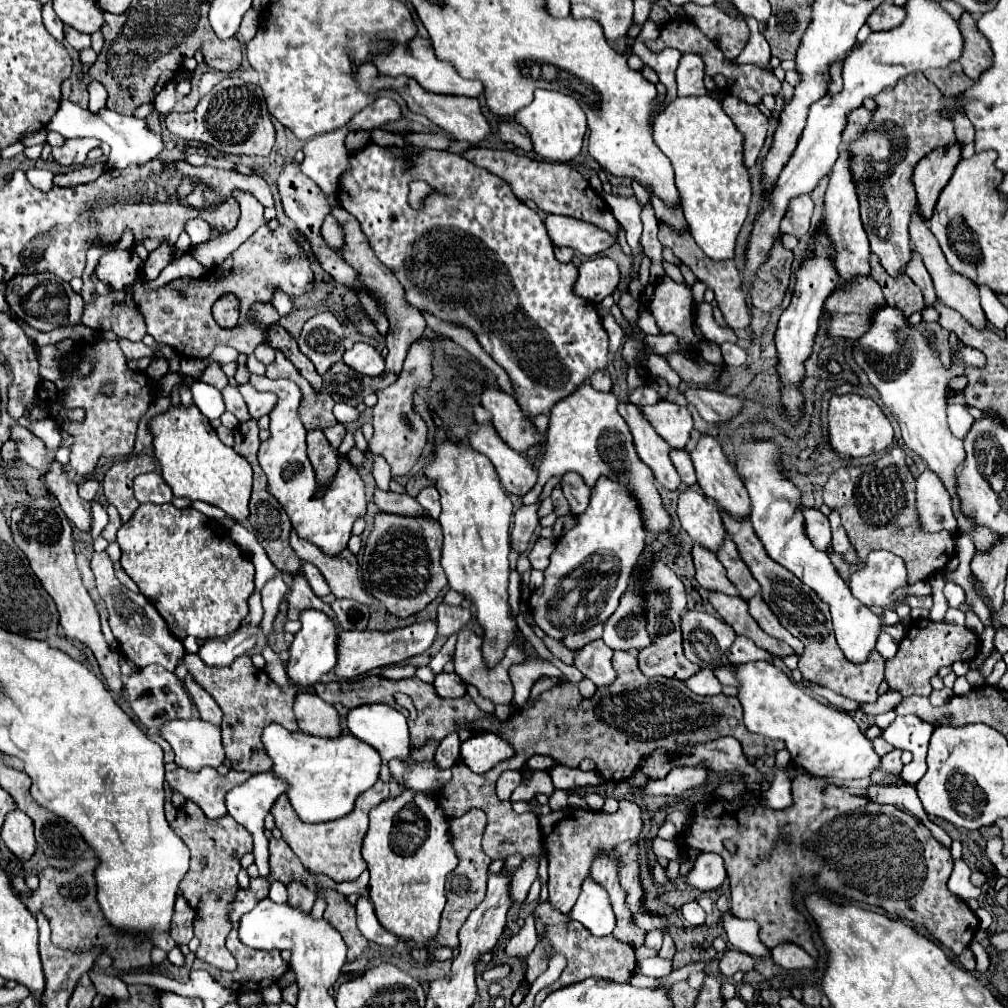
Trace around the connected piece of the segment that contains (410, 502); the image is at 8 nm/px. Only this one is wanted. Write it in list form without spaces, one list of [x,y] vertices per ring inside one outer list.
[[[375,487],[375,505],[381,511],[387,513],[399,513],[399,515],[417,515],[417,513],[425,513],[421,509],[421,505],[417,503],[417,499],[409,497],[407,493],[393,493],[393,491],[383,491],[379,487]]]

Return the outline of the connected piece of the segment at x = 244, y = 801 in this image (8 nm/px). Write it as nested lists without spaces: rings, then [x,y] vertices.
[[[255,773],[225,795],[227,813],[255,837],[253,853],[269,853],[263,819],[281,793],[285,793],[281,779],[273,777],[273,773]]]

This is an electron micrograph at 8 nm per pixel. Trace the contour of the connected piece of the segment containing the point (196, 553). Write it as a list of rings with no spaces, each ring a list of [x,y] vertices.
[[[145,503],[139,505],[133,517],[121,525],[121,529],[117,531],[117,543],[121,547],[121,565],[125,573],[155,605],[159,615],[167,621],[169,631],[179,641],[185,641],[189,635],[195,641],[229,637],[241,627],[241,621],[245,621],[249,613],[247,601],[253,593],[255,569],[253,563],[237,547],[237,543],[233,543],[227,529],[223,529],[217,521],[211,521],[209,517],[191,507],[177,509],[171,503]]]

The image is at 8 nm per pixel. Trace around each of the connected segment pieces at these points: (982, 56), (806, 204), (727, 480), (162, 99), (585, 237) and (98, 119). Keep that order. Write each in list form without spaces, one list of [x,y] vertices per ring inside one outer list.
[[[965,11],[957,19],[957,25],[959,25],[959,31],[965,39],[959,63],[961,63],[967,77],[977,79],[981,75],[981,71],[985,71],[991,65],[991,55],[993,53],[989,49],[989,43],[985,43],[985,37],[981,37],[981,33],[977,33],[975,19],[971,17],[971,13]]]
[[[801,195],[795,197],[789,203],[789,209],[781,221],[781,233],[793,235],[797,239],[803,239],[805,235],[809,235],[809,227],[811,227],[811,213],[813,213],[813,201],[809,195]]]
[[[699,435],[697,439],[689,439],[689,443],[685,445],[685,451],[691,457],[691,463],[693,463],[695,473],[697,473],[697,483],[701,485],[705,495],[711,497],[713,501],[717,501],[731,515],[747,517],[749,515],[749,495],[745,493],[745,487],[741,485],[741,479],[737,477],[733,465],[723,455],[717,439],[713,439],[711,435]]]
[[[169,83],[169,85],[165,85],[165,89],[157,95],[157,111],[159,111],[161,117],[165,117],[165,113],[173,111],[173,105],[175,105],[178,100],[176,87],[177,85],[175,85],[175,83]]]
[[[547,215],[545,229],[555,247],[569,247],[585,257],[593,257],[613,245],[609,233],[565,215]]]
[[[61,101],[57,113],[51,117],[49,125],[51,131],[61,133],[63,137],[95,137],[110,147],[107,165],[113,169],[125,169],[127,165],[141,165],[155,159],[163,149],[161,135],[151,133],[145,127],[143,119],[133,119],[111,109],[101,109],[99,113],[91,113],[89,109],[81,109],[71,101]]]

